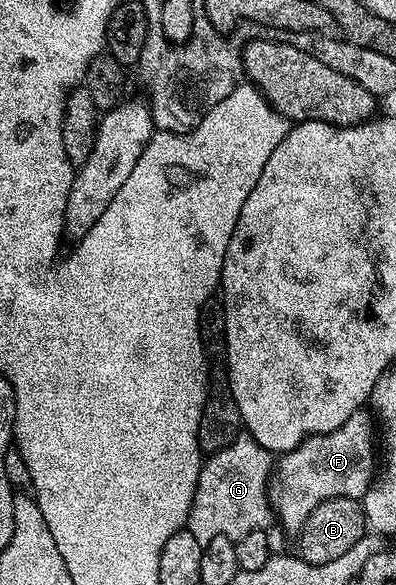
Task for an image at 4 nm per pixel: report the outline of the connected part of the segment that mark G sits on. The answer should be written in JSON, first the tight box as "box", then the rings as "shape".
{"box":[186,432,274,547],"shape":[[[247,432],[220,450],[211,451],[203,459],[186,523],[194,540],[203,547],[214,536],[235,540],[255,530],[268,530],[274,522],[274,511],[268,501],[273,473],[274,456]]]}

